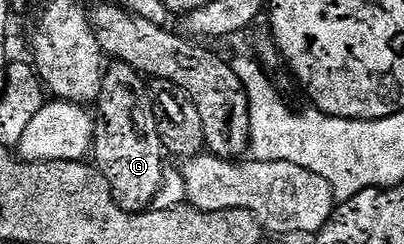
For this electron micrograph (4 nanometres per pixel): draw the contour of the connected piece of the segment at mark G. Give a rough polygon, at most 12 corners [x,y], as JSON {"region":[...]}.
{"region":[[113,61],[90,151],[127,214],[164,186],[145,75]]}

